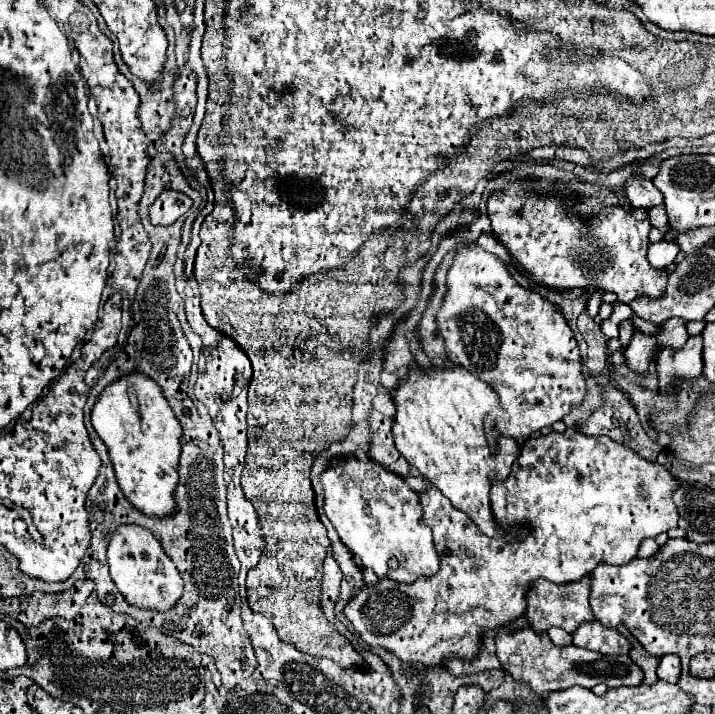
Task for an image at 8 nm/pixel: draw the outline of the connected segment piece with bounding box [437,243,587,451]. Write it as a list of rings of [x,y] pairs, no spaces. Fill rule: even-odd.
[[[461,243],[453,259],[447,273],[447,293],[437,313],[437,327],[445,339],[449,361],[467,367],[467,371],[483,379],[499,395],[497,413],[485,417],[485,433],[493,451],[497,449],[497,441],[501,437],[511,437],[523,445],[533,431],[561,421],[579,407],[587,395],[583,357],[563,315],[559,315],[539,293],[521,287],[511,277],[507,265],[497,255],[483,251],[477,243]]]

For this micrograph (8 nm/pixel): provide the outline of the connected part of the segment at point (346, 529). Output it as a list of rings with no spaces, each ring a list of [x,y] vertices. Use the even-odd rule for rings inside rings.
[[[349,457],[343,461],[329,463],[329,467],[321,473],[321,485],[325,491],[323,499],[323,511],[333,523],[335,531],[339,533],[341,541],[347,545],[347,549],[369,569],[375,571],[377,577],[393,577],[401,583],[413,583],[419,575],[433,575],[439,569],[439,555],[435,551],[435,543],[431,537],[429,527],[421,523],[421,505],[417,503],[417,493],[405,485],[405,481],[395,475],[393,471],[385,469],[383,465],[375,461],[361,461],[357,457]],[[389,557],[397,557],[399,567],[389,569],[387,561]]]

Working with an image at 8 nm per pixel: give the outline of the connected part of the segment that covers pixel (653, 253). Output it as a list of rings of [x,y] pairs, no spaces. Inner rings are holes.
[[[659,241],[659,243],[653,243],[649,245],[649,253],[647,253],[647,259],[653,267],[659,267],[659,269],[665,269],[669,267],[671,263],[675,263],[675,257],[679,255],[679,245],[675,241]]]

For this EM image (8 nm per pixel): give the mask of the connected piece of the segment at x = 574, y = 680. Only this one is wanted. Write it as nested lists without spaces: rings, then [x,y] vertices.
[[[523,627],[517,631],[501,629],[495,637],[501,667],[521,685],[527,685],[541,697],[547,697],[551,691],[563,691],[573,685],[591,689],[597,683],[605,683],[607,687],[635,687],[641,683],[641,669],[629,659],[629,655],[601,655],[589,649],[581,649],[575,645],[557,647],[549,639],[547,633],[537,633],[533,627]]]

